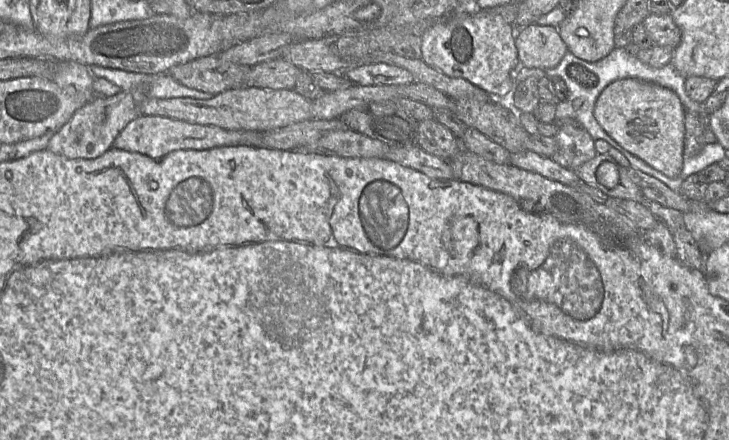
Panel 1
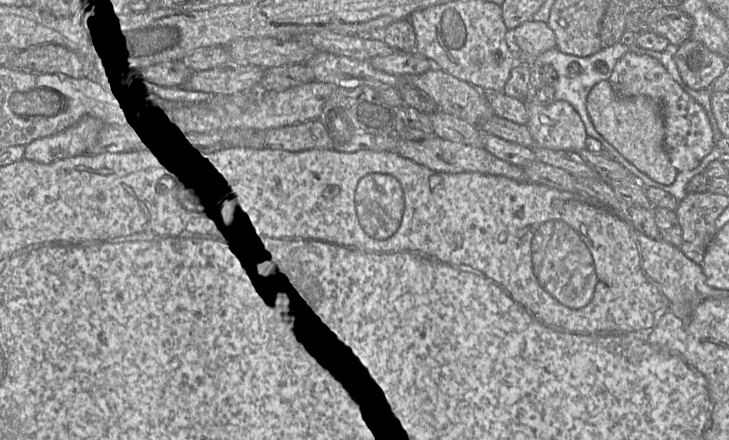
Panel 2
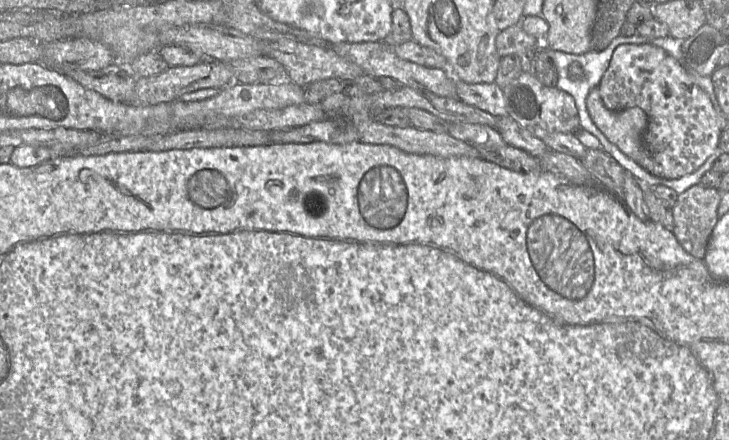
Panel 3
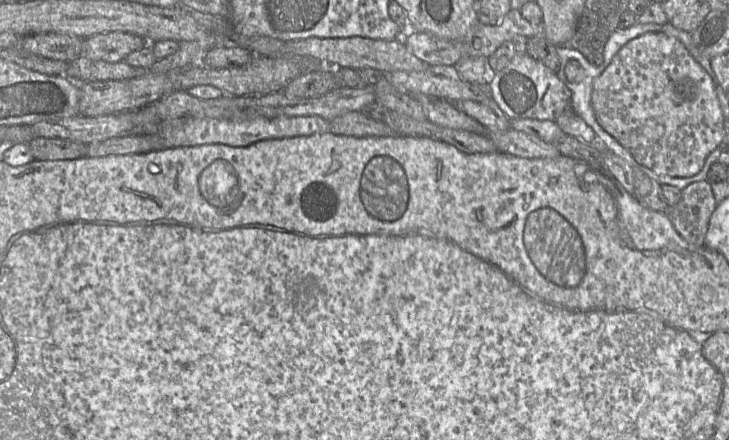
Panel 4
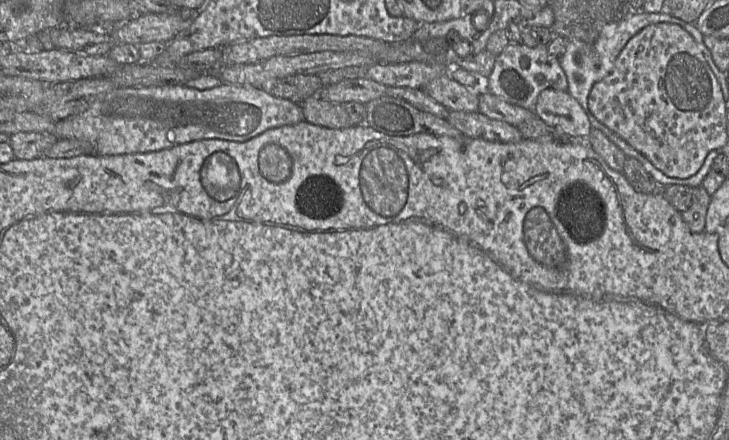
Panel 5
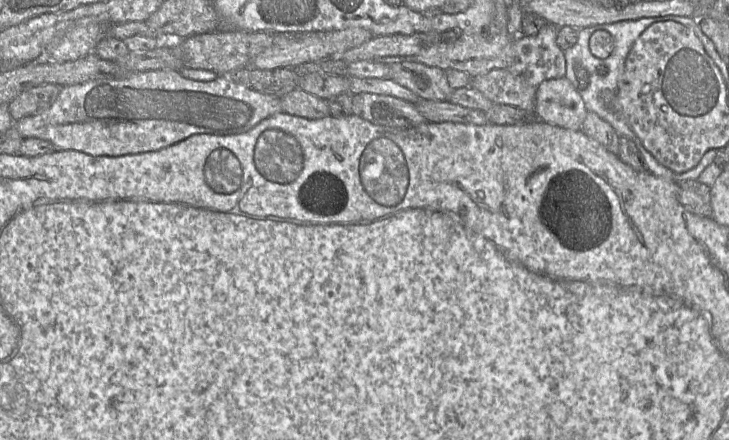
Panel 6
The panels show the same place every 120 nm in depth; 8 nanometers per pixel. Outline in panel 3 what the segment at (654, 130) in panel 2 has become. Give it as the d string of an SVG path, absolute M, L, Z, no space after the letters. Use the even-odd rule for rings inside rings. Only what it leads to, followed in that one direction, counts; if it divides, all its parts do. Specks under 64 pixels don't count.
M598 86L588 94L586 106L591 119L604 135L624 154L651 173L654 162L643 141L648 125L646 112L639 107L621 111L607 109L600 96Z

